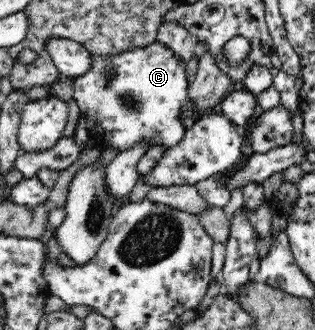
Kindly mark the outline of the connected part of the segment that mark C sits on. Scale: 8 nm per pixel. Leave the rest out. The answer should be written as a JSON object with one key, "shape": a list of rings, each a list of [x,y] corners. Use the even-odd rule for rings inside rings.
{"shape":[[[158,40],[140,48],[126,49],[120,54],[91,53],[91,56],[90,68],[84,74],[71,78],[71,83],[74,90],[73,98],[80,110],[86,109],[90,117],[94,115],[98,119],[99,128],[102,130],[102,136],[98,140],[101,147],[114,147],[123,151],[144,139],[150,146],[166,145],[166,148],[170,148],[182,140],[188,123],[178,120],[177,114],[185,98],[189,96],[188,78],[185,74],[187,62],[179,60],[179,56],[176,56],[172,49]],[[106,66],[114,66],[118,70],[117,78],[111,81],[111,85],[102,85],[102,68]]]}

